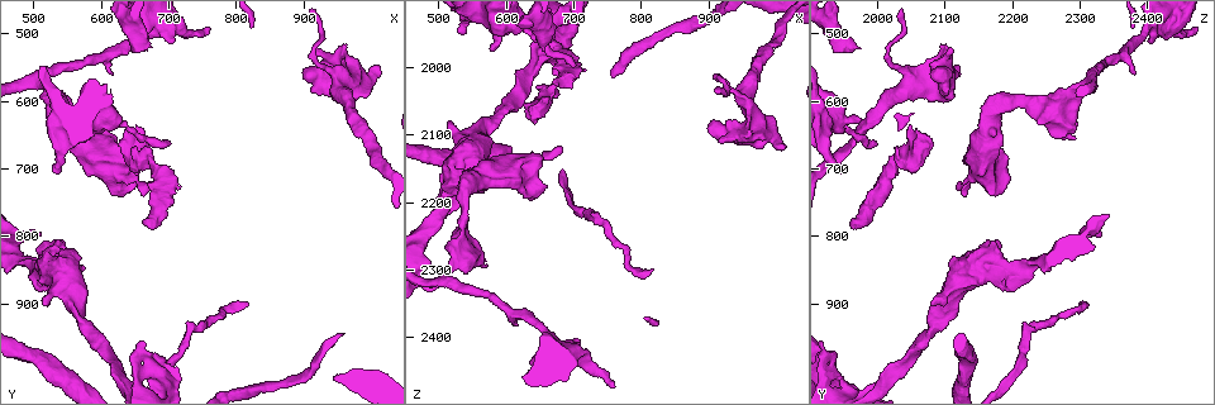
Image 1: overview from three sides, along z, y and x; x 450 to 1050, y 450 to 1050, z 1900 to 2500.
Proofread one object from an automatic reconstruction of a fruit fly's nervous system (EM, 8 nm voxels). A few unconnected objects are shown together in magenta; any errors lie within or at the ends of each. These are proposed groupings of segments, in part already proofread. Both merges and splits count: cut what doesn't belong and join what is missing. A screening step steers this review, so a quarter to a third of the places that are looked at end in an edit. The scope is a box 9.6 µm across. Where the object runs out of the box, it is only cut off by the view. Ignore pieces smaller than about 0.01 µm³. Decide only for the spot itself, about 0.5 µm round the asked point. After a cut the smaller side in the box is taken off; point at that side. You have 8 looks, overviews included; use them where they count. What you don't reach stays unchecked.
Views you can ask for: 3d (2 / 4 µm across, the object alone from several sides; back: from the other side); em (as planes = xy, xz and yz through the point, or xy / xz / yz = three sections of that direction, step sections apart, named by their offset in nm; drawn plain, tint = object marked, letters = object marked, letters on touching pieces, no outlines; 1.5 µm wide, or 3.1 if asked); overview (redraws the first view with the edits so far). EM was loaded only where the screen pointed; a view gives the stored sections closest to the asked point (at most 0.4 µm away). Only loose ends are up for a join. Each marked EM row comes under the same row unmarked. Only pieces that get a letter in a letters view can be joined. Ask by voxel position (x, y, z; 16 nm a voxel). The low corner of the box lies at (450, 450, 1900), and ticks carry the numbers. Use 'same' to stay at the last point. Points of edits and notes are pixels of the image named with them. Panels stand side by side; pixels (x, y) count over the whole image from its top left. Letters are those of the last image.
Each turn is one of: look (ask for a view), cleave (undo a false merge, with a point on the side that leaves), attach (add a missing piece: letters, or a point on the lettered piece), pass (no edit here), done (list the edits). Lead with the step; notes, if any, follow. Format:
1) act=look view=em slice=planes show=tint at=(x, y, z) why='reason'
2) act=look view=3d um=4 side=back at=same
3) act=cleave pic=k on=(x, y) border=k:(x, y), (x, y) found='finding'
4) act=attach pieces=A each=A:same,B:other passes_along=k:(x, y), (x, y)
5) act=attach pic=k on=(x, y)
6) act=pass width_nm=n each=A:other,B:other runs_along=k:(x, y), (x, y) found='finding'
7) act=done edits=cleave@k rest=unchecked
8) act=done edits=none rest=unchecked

act=look view=3d um=2 at=(670, 790, 1965) why='thick end'

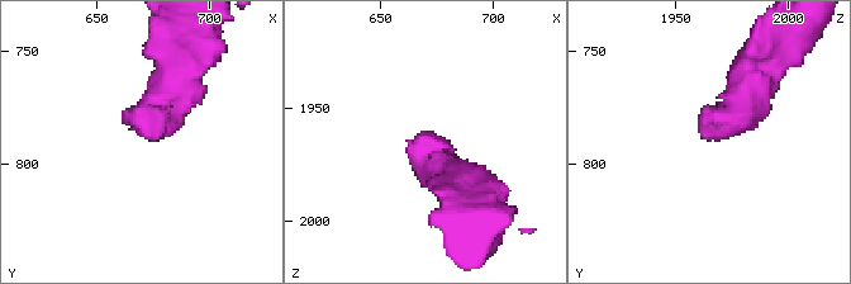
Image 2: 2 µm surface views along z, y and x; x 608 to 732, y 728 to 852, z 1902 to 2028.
act=look view=em slice=planes show=letters at=(670, 787, 1962) why='shape alone is not enough'

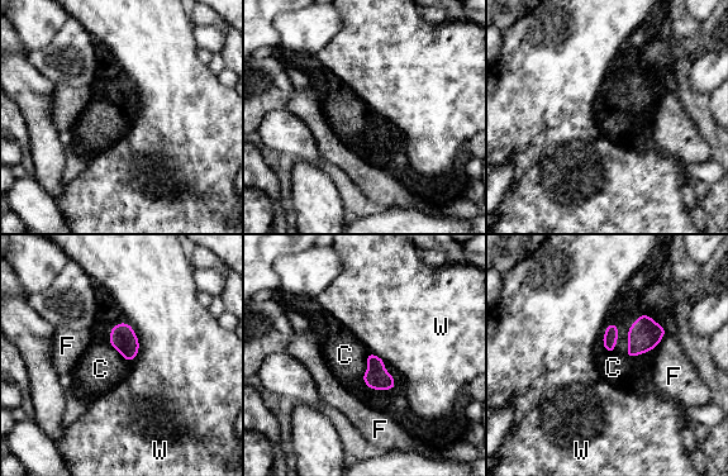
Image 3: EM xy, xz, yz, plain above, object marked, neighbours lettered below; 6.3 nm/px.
act=attach pieces=C each=C:same,F:other,W:other passes_along=3:(122, 337), (119, 352), (100, 369) found='it goes on there'

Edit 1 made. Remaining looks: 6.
act=look view=overview

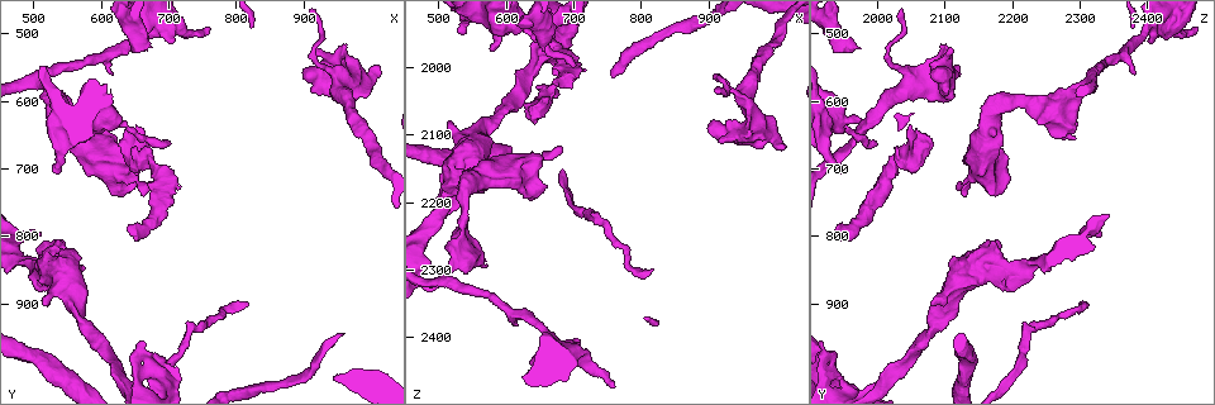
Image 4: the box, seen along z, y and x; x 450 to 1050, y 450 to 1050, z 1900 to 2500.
act=look view=3d um=2 at=(580, 625, 1975) why='branch stops here'

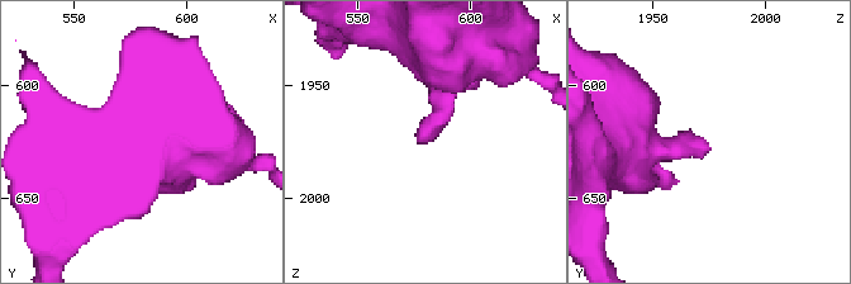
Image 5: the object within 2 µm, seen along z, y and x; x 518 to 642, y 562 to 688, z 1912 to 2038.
act=look view=em um=3.1 slice=planes show=tint at=(578, 625, 1973) why='shape alone is not enough'

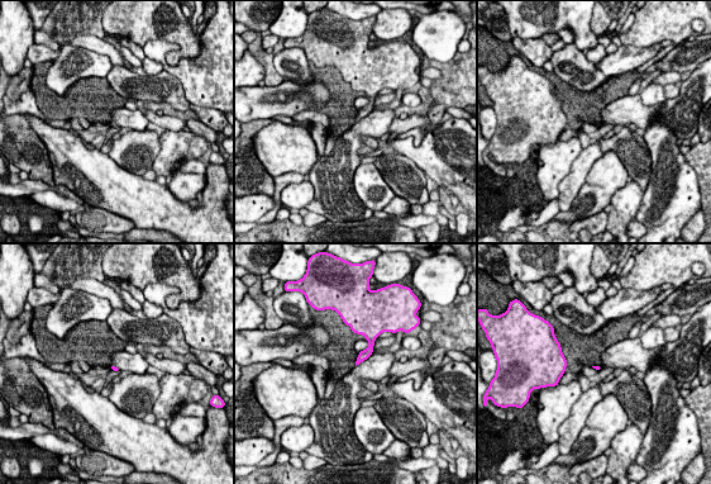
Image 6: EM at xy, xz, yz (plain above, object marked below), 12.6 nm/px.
act=look view=em um=3.1 slice=planes show=letters at=same

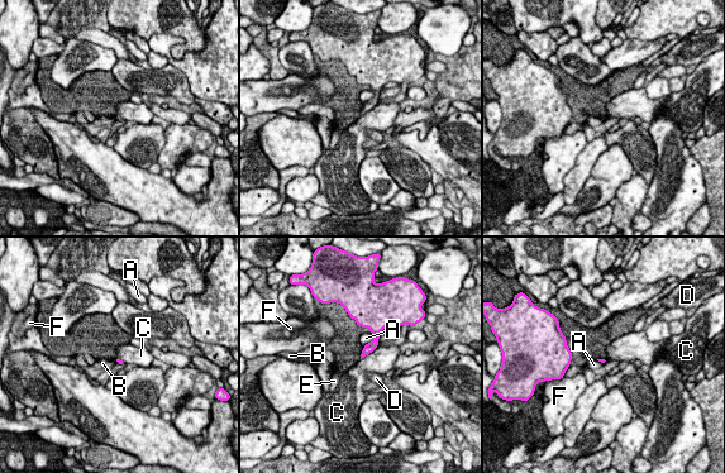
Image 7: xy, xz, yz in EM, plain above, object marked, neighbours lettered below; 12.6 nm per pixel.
act=pass longest_contact=C:280nm each=A:other,B:other,C:other,D:other,E:other,F:other runs_along=7:(363, 321), (376, 331), (366, 352) found='none of them fits'

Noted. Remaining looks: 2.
act=look view=em slice=xy step=8 show=letters at=(515, 905, 2080) why='an open end'

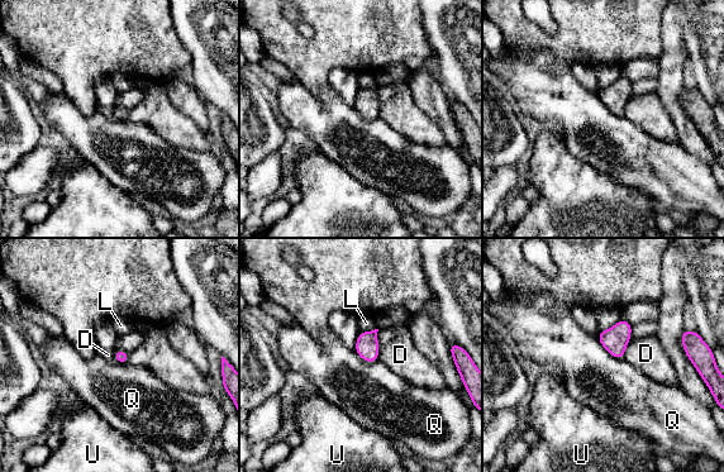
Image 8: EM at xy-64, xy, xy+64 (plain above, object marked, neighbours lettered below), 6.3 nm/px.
act=look view=em slice=planes show=letters at=same why='cut it another way'

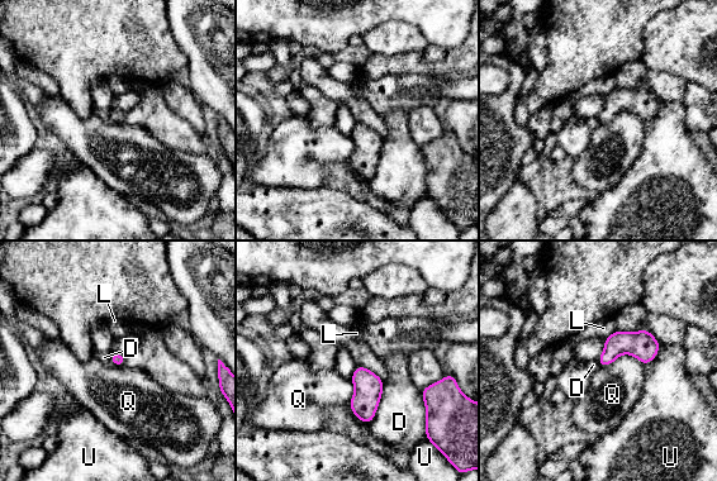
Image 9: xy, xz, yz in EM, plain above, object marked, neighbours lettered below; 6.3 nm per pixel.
act=pass each=D:other,L:other,Q:other,U:other border=9:(642, 363), (620, 355), (599, 366) found='no lettered piece goes on from it'

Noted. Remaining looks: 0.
act=done edits=attach@3 rest=unchecked

